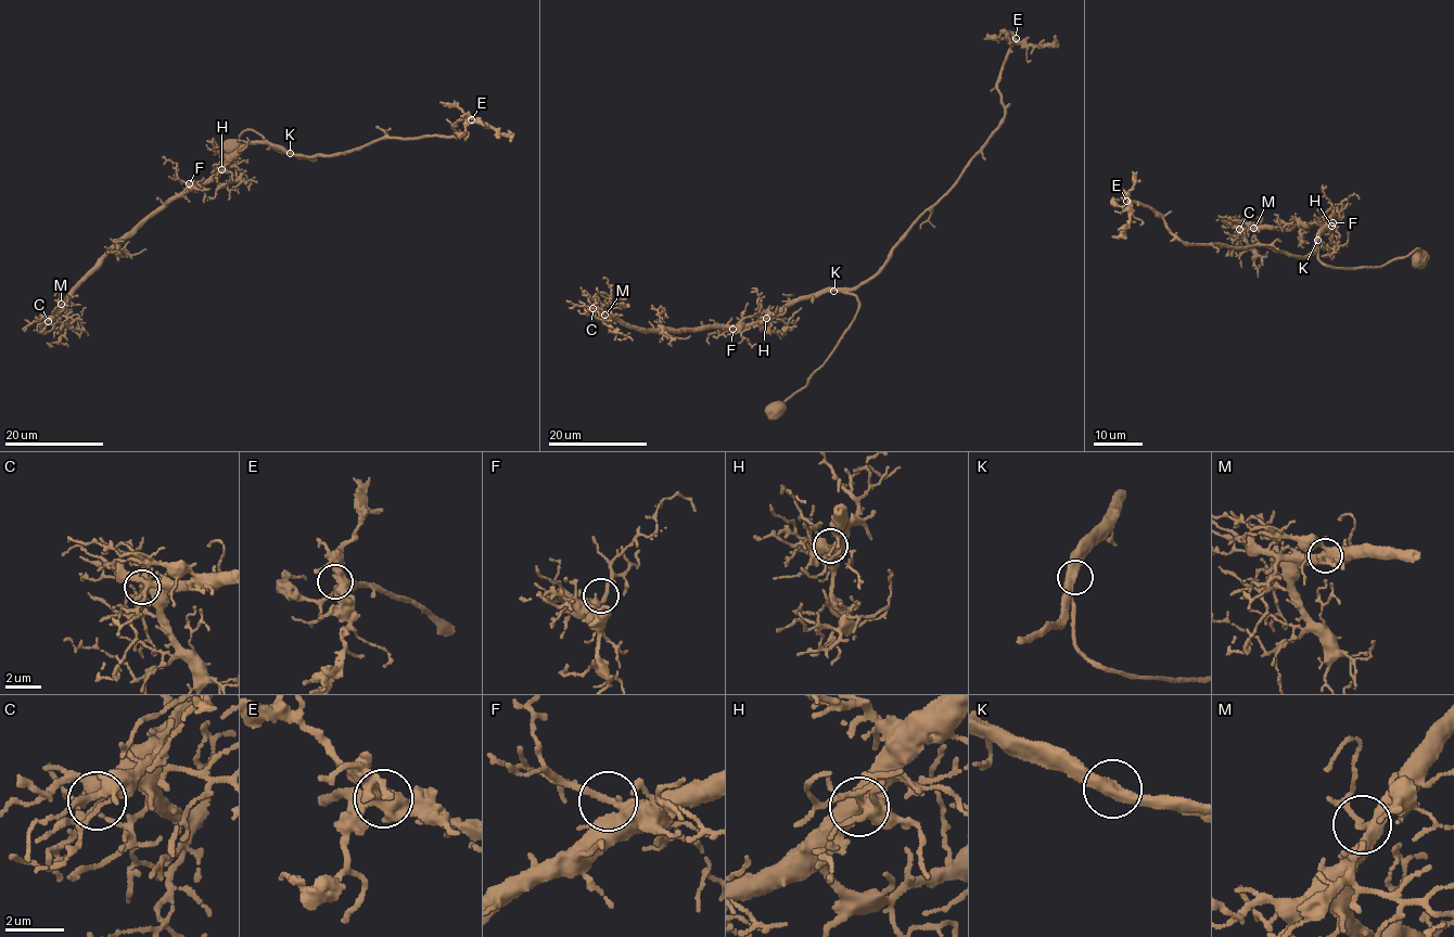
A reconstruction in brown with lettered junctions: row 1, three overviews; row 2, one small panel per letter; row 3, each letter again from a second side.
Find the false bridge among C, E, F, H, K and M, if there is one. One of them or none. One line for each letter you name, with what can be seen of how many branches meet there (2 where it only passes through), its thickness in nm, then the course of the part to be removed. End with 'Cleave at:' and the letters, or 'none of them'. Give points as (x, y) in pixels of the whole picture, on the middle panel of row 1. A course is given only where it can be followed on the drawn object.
Cleave at: none of them

